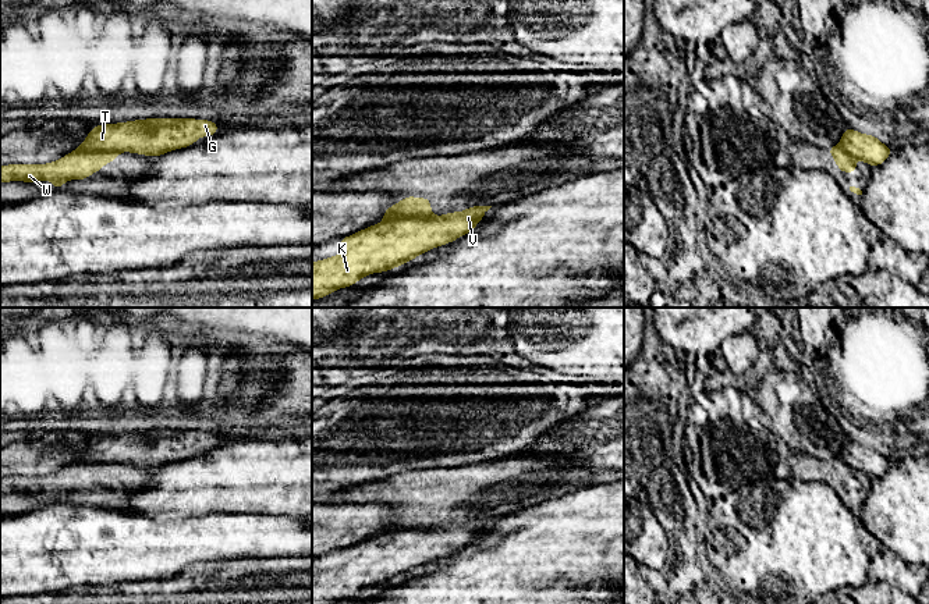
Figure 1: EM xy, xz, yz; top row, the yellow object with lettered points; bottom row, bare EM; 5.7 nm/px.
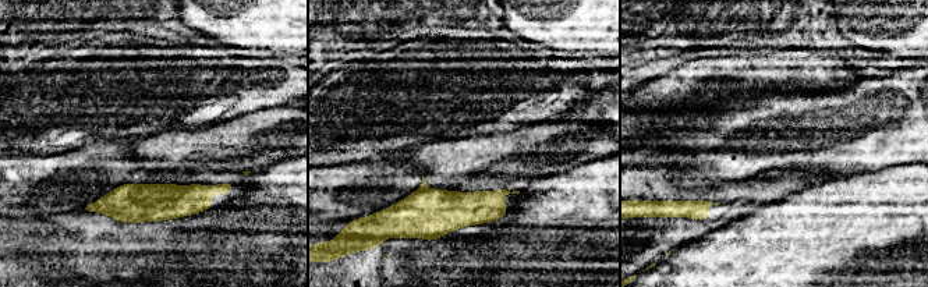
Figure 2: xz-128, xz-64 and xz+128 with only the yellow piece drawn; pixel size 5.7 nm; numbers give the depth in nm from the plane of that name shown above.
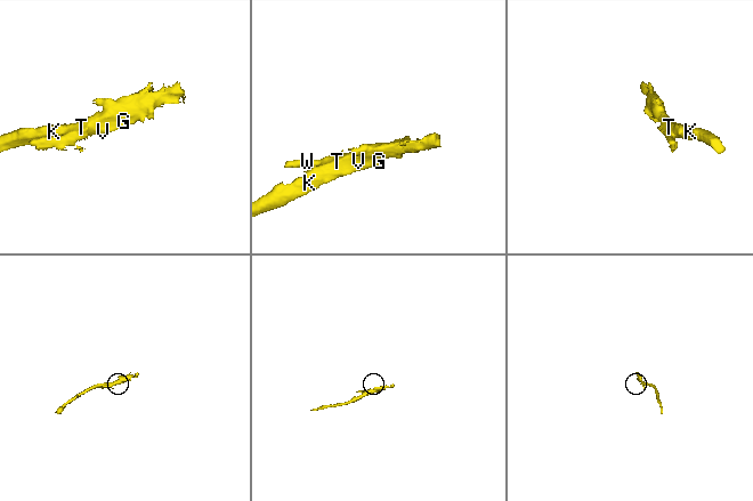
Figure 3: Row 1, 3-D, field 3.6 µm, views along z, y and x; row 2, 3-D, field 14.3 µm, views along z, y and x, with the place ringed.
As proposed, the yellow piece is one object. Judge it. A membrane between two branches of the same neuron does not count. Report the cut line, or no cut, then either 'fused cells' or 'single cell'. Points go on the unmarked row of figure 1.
cut xz (431, 526), (387, 530), (385, 533); fused cells

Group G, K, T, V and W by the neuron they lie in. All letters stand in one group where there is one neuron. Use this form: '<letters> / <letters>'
G K T V / W

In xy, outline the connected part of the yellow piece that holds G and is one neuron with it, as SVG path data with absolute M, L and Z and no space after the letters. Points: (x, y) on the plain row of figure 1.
M146 430L91 440L79 462L130 463L157 469L194 456L201 448L213 448L219 436L196 430Z

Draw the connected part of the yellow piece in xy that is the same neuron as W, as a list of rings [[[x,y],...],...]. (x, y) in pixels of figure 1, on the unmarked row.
[[[75,461],[57,473],[46,476],[6,476],[0,479],[0,494],[22,493],[42,494],[49,491],[52,500],[63,501],[70,491],[89,491],[91,484],[99,484],[103,476],[118,469],[118,463],[97,463]]]

